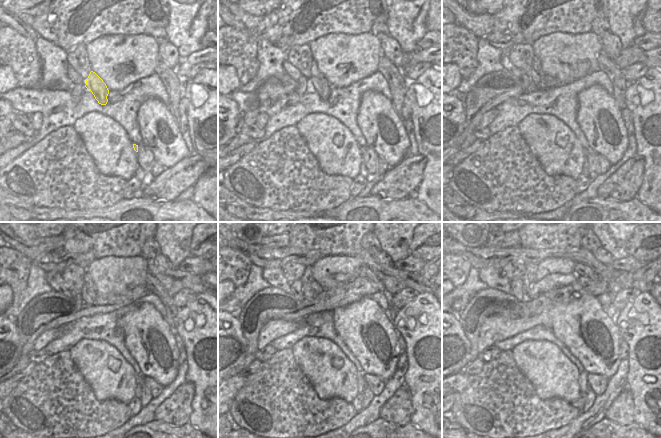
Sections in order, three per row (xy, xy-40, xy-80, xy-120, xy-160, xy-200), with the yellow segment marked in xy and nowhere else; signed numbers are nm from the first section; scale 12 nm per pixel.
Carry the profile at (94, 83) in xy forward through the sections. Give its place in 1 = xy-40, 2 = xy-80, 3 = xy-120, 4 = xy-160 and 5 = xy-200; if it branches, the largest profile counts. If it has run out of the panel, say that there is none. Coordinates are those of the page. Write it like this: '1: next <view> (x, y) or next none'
1: next xy-40 (318, 83)
2: next xy-80 (537, 75)
3: next xy-120 (88, 292)
4: next xy-160 (310, 288)
5: next xy-200 (528, 278)

